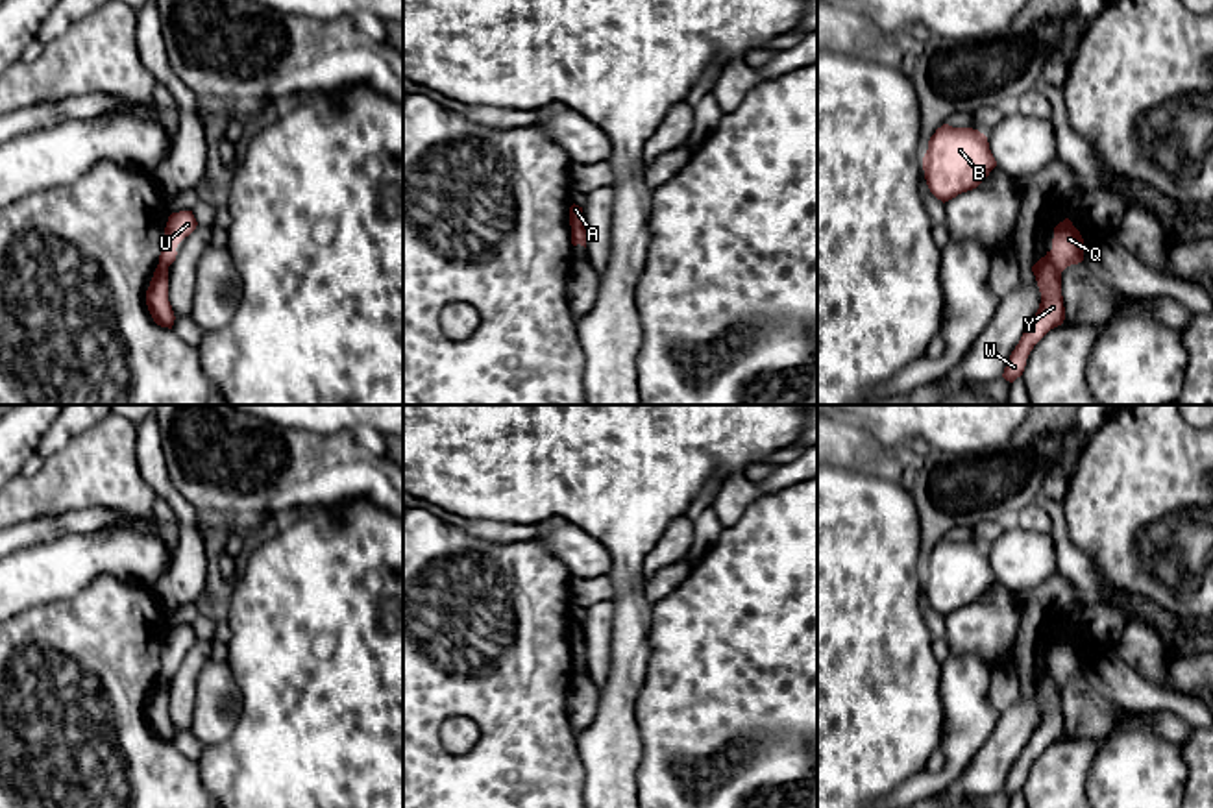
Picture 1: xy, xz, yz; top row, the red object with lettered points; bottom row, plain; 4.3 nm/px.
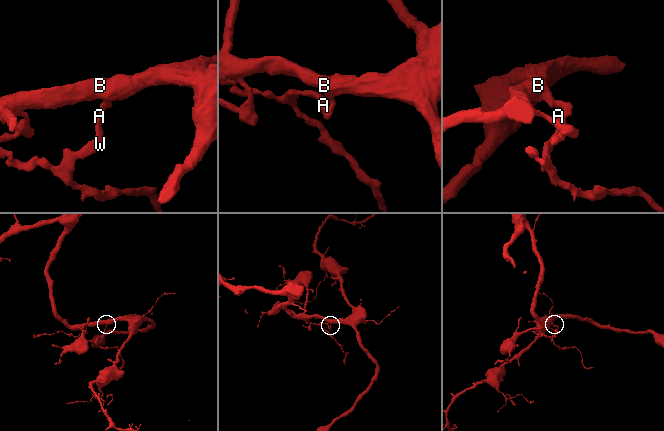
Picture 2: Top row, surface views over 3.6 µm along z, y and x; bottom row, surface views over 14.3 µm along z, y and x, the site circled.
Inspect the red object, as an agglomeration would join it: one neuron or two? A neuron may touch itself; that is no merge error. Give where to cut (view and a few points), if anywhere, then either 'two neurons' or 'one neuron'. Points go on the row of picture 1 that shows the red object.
cut in yz along (1045, 256), (1060, 274); two neurons

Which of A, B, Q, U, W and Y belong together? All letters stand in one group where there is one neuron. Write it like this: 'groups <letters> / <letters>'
groups A W Y / B Q U

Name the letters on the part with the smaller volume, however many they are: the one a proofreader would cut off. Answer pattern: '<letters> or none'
A, W, Y

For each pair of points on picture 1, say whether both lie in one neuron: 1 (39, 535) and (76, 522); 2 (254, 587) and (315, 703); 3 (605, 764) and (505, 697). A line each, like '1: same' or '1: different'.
1: same
2: same
3: different

